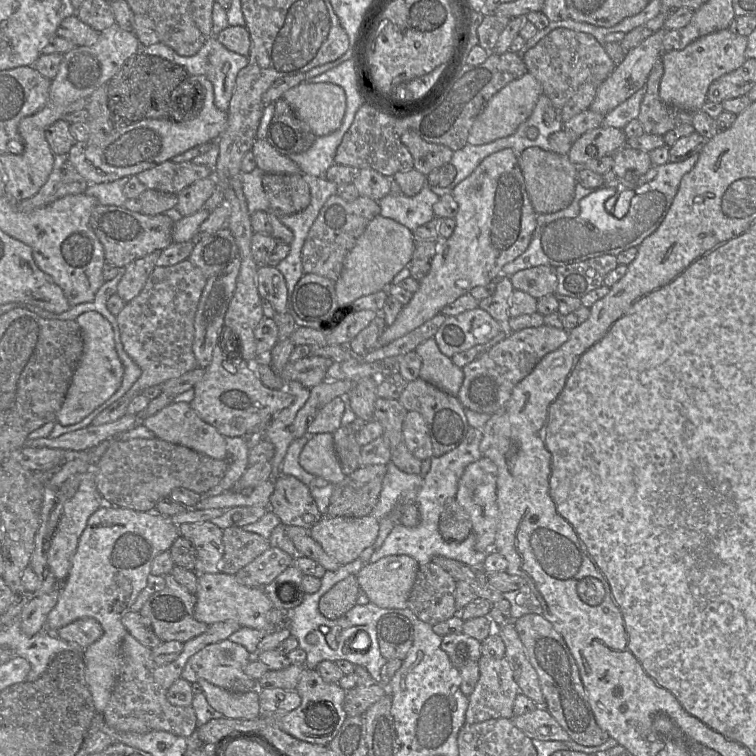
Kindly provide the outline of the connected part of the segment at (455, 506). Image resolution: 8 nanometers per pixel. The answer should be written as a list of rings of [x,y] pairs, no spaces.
[[[455,497],[444,503],[439,517],[439,532],[449,543],[463,542],[472,533],[471,519]]]

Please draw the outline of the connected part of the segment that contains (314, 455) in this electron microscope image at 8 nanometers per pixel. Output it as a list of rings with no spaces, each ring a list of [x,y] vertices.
[[[331,433],[309,435],[299,455],[299,464],[308,473],[334,485],[346,477],[341,469]]]

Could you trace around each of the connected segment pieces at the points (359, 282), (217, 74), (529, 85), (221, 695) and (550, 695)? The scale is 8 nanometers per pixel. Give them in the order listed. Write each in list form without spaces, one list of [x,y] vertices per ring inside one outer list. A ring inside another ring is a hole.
[[[376,216],[344,260],[341,274],[335,282],[338,304],[350,307],[360,297],[386,290],[393,279],[410,265],[413,248],[411,230],[393,219]]]
[[[215,35],[207,37],[202,48],[193,56],[181,56],[171,47],[161,42],[151,46],[142,47],[141,52],[170,60],[171,62],[184,67],[193,76],[205,76],[213,85],[214,103],[216,107],[225,112],[227,112],[229,108],[237,75],[239,71],[248,64],[247,56],[228,50],[216,39]]]
[[[529,72],[509,82],[491,97],[478,115],[470,129],[467,143],[482,145],[512,135],[531,115],[541,94],[543,94],[541,83]]]
[[[199,679],[197,683],[209,705],[225,717],[252,720],[262,716],[258,689],[239,693],[223,689],[204,679]]]
[[[526,614],[513,624],[527,658],[538,675],[545,709],[576,743],[583,746],[599,746],[605,743],[610,735],[596,722],[579,668],[563,637],[542,615]]]

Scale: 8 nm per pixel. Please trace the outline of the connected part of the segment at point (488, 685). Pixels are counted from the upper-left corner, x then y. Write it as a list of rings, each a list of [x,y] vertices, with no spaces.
[[[481,656],[477,662],[479,679],[468,696],[466,723],[514,717],[513,705],[520,693],[513,670],[504,659]]]

